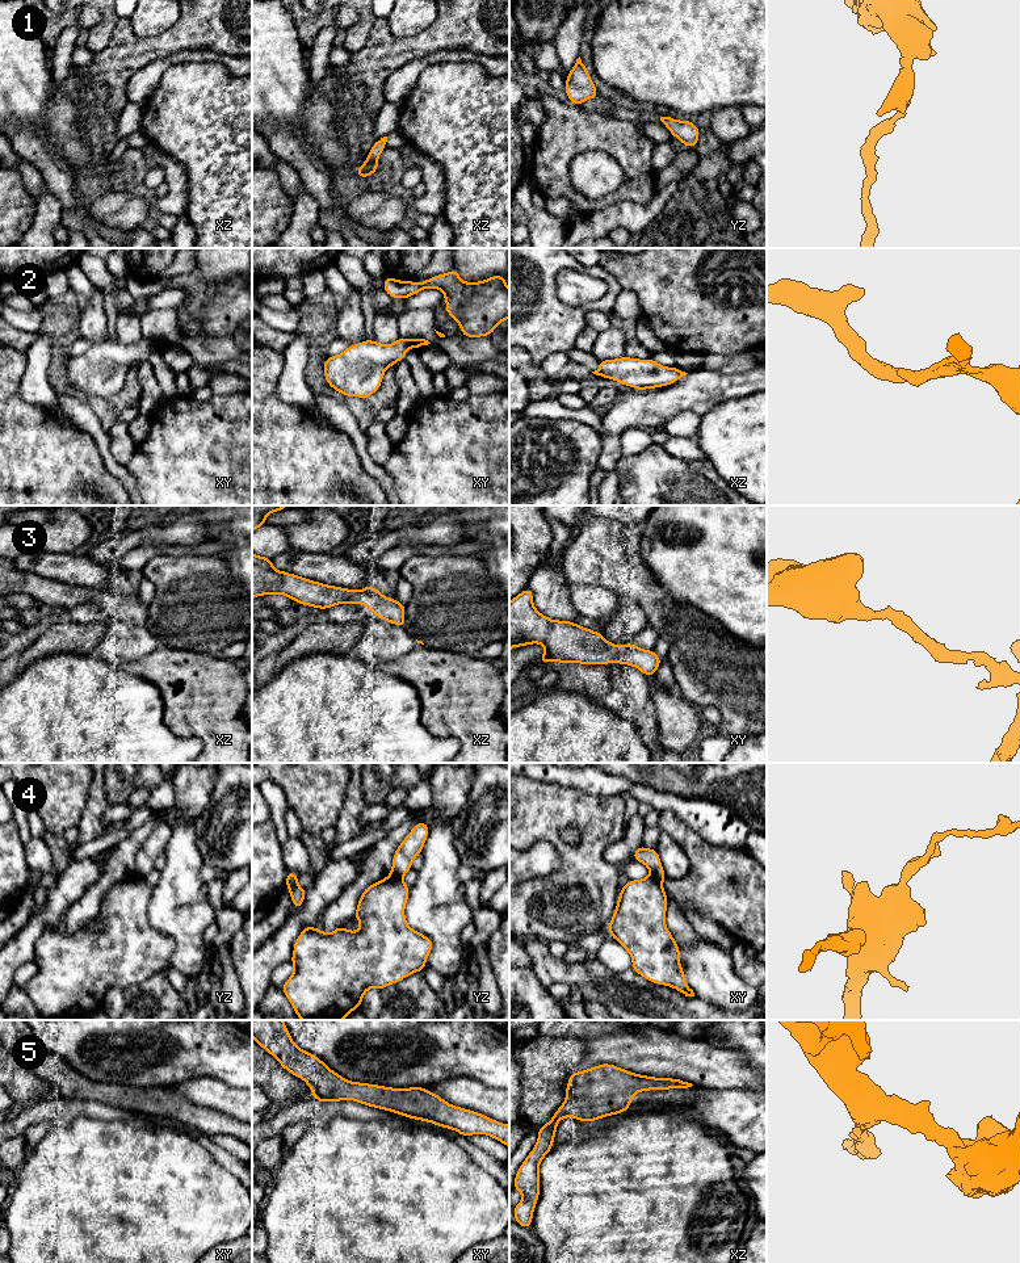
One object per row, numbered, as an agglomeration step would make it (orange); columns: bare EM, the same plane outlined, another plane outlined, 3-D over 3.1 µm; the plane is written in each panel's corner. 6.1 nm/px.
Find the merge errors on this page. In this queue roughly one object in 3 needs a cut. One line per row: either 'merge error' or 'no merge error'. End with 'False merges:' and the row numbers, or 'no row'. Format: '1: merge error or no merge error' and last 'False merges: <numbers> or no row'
1: merge error
2: no merge error
3: no merge error
4: merge error
5: no merge error
False merges: 1, 4

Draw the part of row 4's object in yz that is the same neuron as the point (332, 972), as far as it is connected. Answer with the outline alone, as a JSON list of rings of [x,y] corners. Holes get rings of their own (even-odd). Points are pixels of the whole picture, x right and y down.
[[[391,877],[368,886],[354,914],[360,931],[349,931],[341,926],[329,935],[316,927],[306,926],[302,930],[290,958],[294,973],[282,986],[282,993],[301,1020],[343,1020],[360,1008],[369,989],[382,990],[425,969],[433,941],[406,922],[410,889],[403,878]]]

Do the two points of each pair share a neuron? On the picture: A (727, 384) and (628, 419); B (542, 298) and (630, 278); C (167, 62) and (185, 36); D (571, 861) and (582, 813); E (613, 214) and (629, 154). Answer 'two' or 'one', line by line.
A: one
B: two
C: two
D: one
E: two

